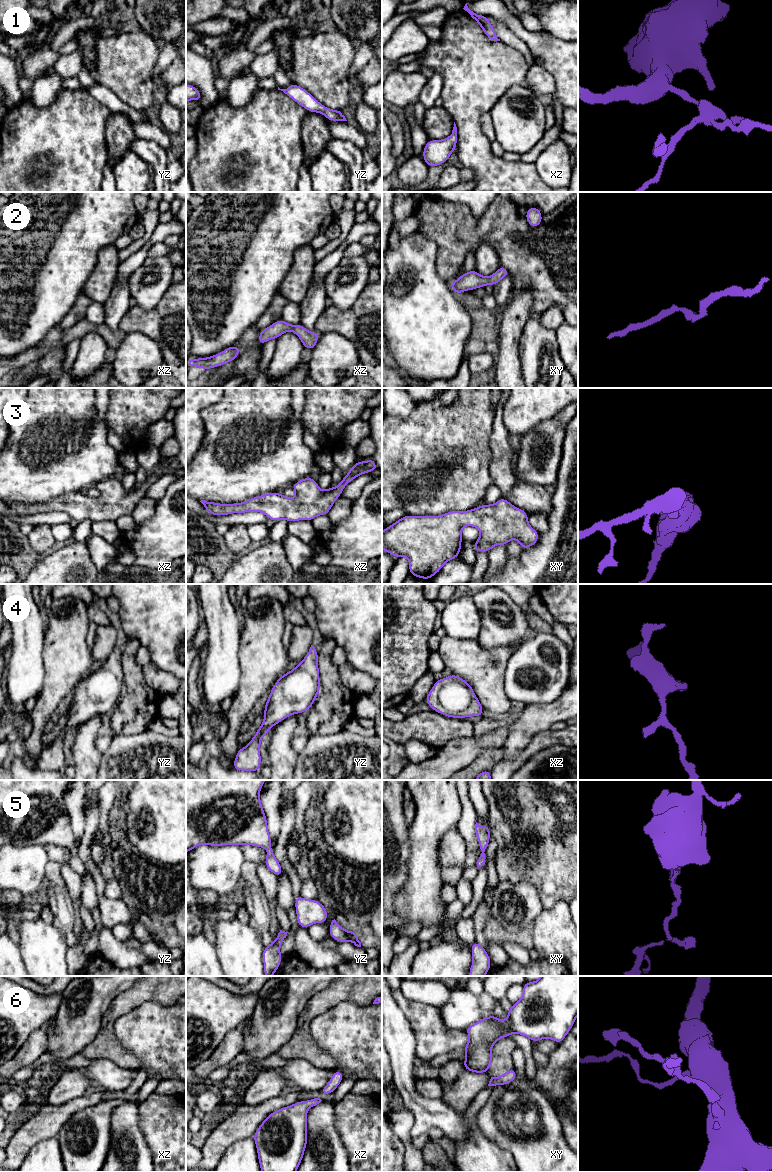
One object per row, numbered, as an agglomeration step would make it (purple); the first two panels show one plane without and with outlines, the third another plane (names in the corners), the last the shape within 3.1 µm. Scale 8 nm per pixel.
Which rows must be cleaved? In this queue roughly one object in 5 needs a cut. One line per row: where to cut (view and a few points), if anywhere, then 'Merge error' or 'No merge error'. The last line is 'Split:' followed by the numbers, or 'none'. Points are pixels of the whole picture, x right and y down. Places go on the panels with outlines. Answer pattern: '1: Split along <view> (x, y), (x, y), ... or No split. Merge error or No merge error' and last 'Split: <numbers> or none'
1: No split. No merge error
2: No split. No merge error
3: No split. No merge error
4: No split. No merge error
5: No split. No merge error
6: No split. No merge error
Split: none

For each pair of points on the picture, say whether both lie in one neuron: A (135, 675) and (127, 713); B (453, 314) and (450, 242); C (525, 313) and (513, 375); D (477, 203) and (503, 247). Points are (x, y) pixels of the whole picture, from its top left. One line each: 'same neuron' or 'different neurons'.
A: same neuron
B: different neurons
C: same neuron
D: different neurons

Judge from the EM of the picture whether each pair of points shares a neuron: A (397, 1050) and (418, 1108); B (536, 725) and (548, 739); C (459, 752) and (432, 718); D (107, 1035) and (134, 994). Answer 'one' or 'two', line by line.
A: one
B: two
C: two
D: one

